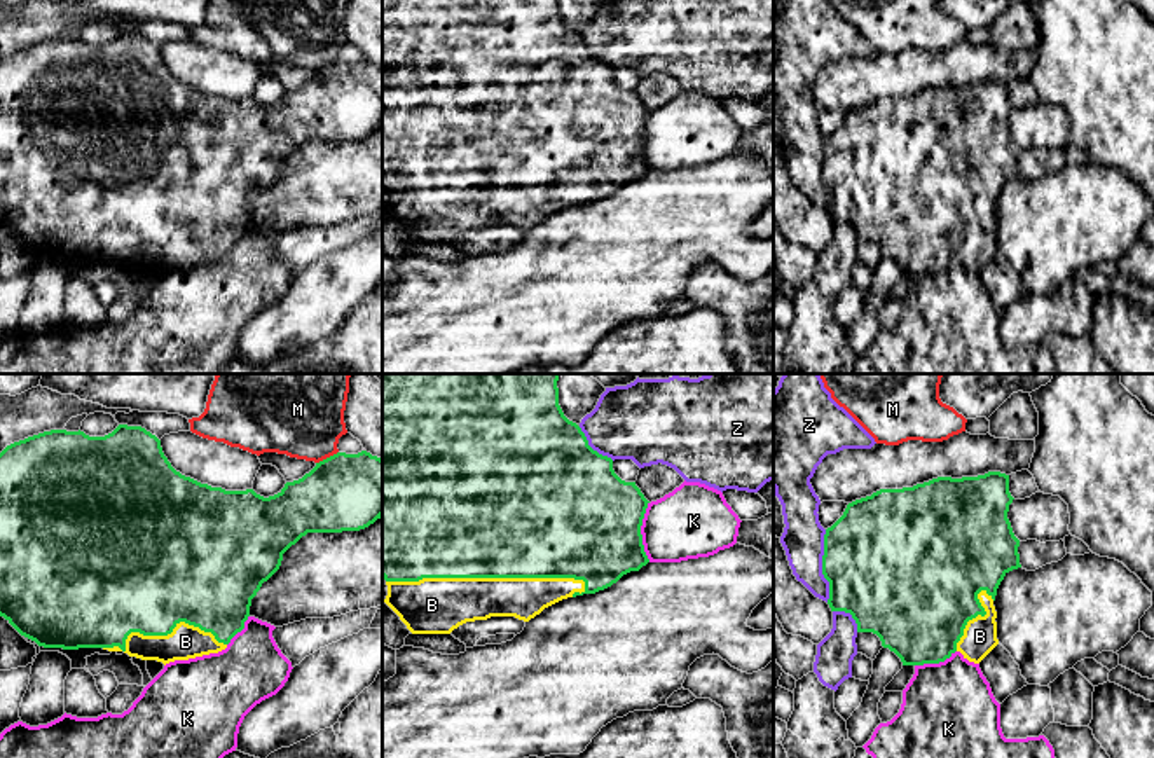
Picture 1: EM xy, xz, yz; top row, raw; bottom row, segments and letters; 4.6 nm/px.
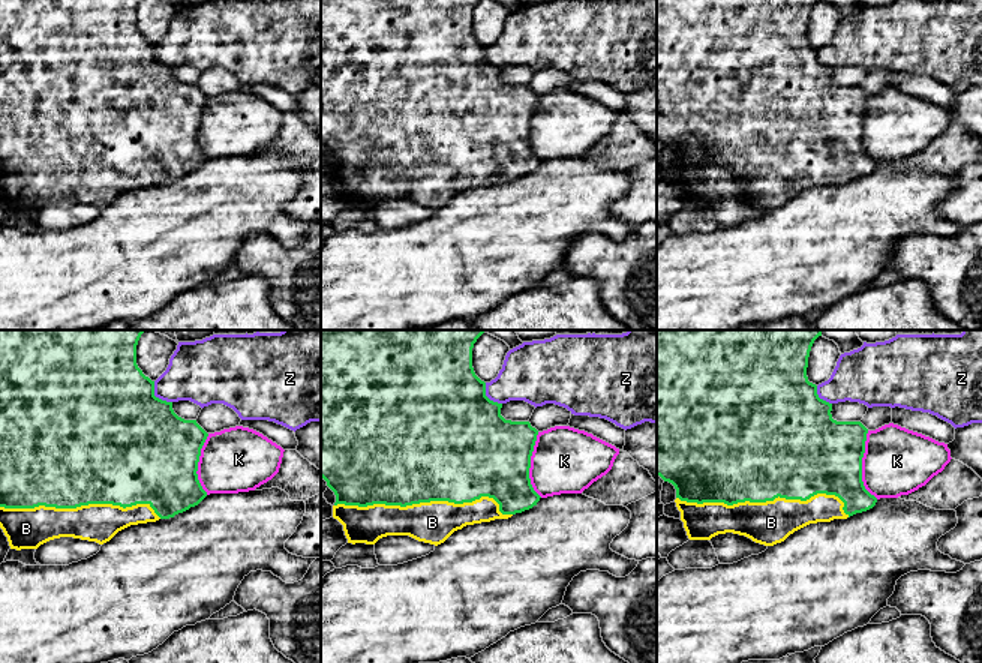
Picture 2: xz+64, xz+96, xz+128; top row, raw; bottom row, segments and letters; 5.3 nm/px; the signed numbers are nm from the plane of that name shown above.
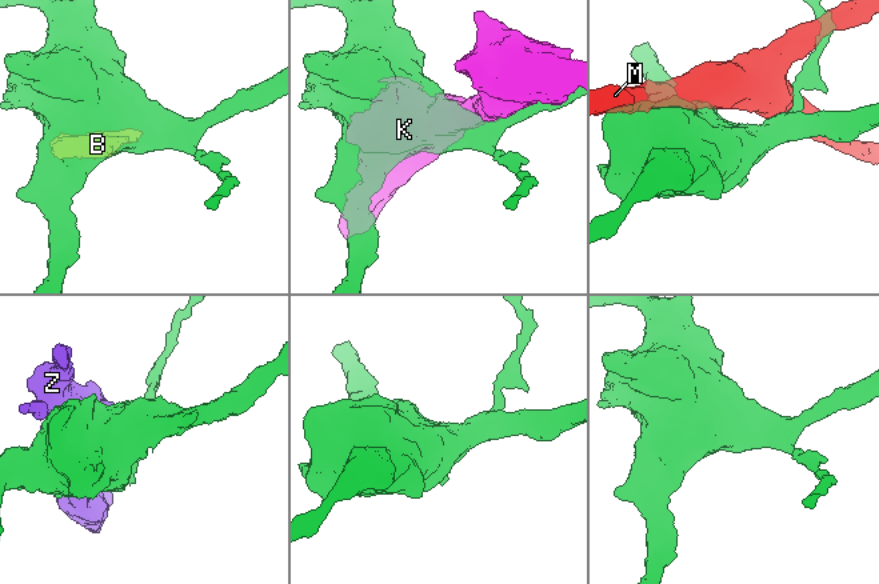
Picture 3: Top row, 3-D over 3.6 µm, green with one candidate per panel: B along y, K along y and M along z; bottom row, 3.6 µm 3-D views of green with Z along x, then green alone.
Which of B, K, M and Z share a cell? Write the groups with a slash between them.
B / K / M / Z

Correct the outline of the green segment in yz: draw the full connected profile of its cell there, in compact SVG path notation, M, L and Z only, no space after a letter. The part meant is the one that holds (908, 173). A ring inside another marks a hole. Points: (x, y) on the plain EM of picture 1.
M988 80L978 86L938 86L903 98L880 98L847 114L843 124L826 138L822 183L829 190L831 220L850 222L857 241L873 241L903 274L939 272L960 260L979 272L997 253L997 197L1004 185L1021 176L1020 148L1007 127L1009 84Z

